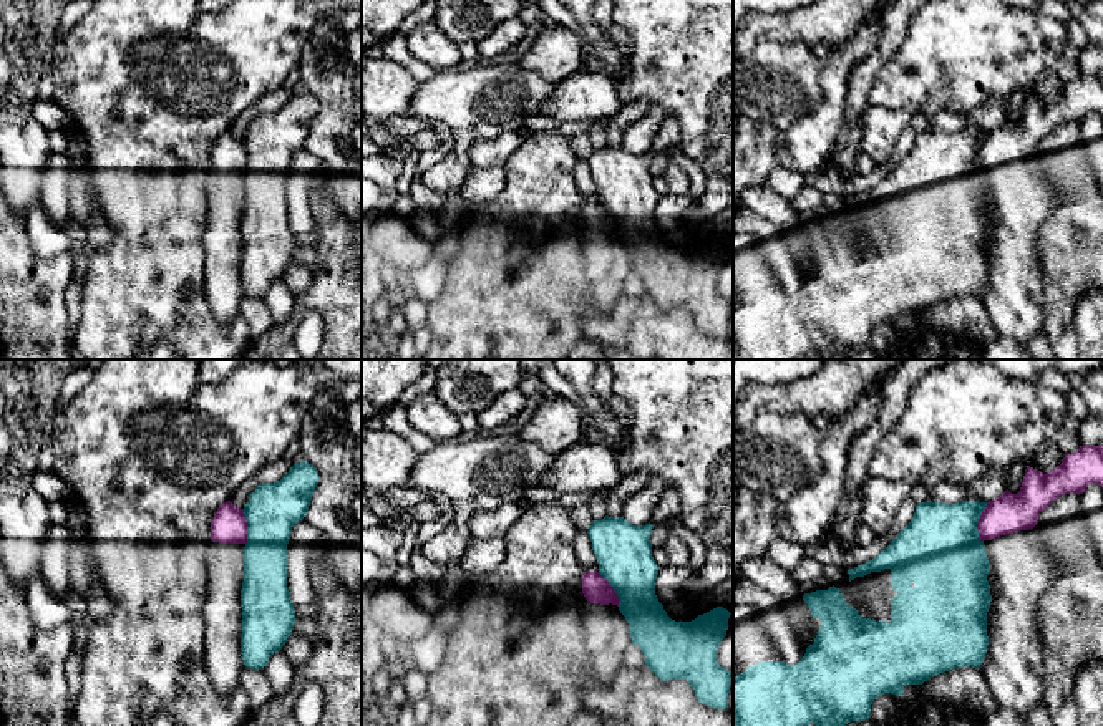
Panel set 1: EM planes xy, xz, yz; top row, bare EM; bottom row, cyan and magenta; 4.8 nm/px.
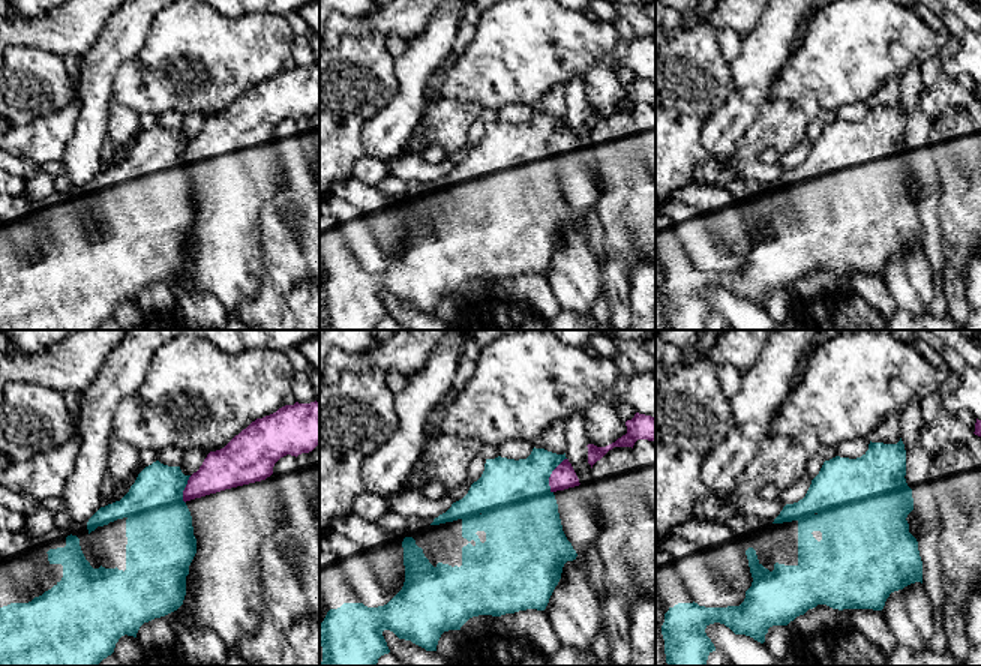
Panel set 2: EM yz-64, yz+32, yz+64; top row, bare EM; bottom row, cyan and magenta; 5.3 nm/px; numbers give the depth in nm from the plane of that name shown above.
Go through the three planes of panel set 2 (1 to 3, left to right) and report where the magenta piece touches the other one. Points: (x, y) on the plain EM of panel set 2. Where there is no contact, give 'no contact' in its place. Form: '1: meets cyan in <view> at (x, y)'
1: meets cyan in yz-64 at (183, 153)
2: meets cyan in yz+32 at (549, 140)
3: no contact

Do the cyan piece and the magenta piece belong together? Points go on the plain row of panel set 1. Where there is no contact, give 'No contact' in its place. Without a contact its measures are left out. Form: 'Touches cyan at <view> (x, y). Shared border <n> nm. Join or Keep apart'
Touches cyan at yz (977, 150). Shared border 200 nm. Keep apart

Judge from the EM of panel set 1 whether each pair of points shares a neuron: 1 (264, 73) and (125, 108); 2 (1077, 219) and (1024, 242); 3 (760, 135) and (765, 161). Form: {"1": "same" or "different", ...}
{"1": "same", "2": "different", "3": "same"}

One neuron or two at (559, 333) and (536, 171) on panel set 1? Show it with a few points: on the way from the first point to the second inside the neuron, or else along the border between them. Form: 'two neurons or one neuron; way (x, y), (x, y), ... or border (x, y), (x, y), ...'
one neuron; way (518, 292), (476, 242), (476, 224), (495, 211)

